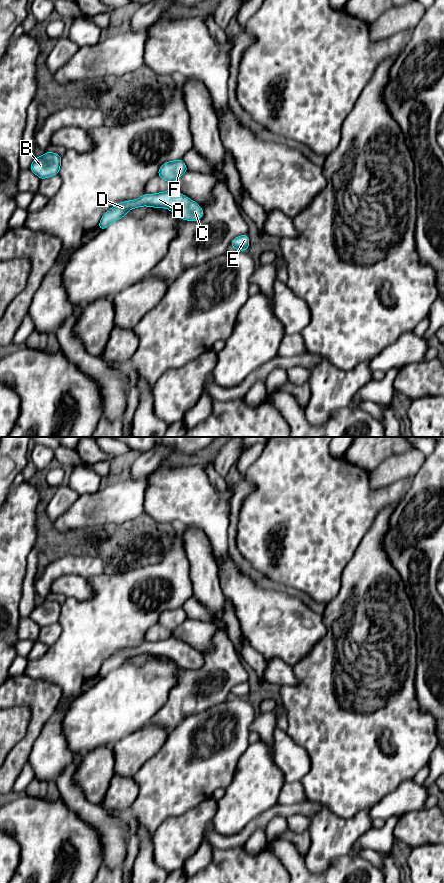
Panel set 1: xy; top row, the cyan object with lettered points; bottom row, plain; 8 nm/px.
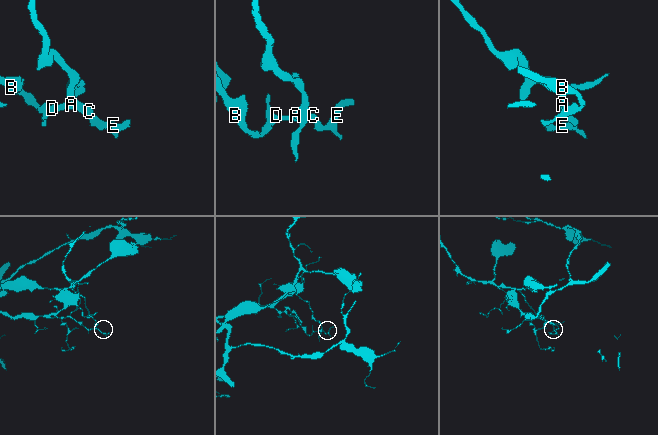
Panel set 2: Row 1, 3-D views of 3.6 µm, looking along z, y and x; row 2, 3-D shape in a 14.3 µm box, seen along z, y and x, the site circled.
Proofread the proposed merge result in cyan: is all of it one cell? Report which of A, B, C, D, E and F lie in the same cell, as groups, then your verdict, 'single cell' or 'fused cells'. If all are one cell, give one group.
A B C D E / F | fused cells

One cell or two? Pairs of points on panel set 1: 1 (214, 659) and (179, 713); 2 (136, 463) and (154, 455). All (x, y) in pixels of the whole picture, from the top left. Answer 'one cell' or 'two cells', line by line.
1: one cell
2: one cell

